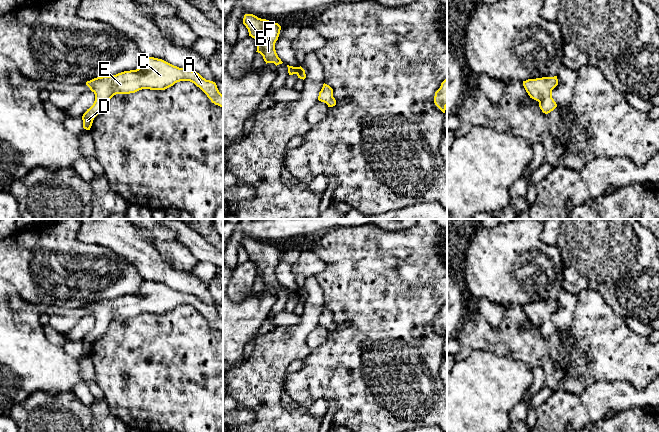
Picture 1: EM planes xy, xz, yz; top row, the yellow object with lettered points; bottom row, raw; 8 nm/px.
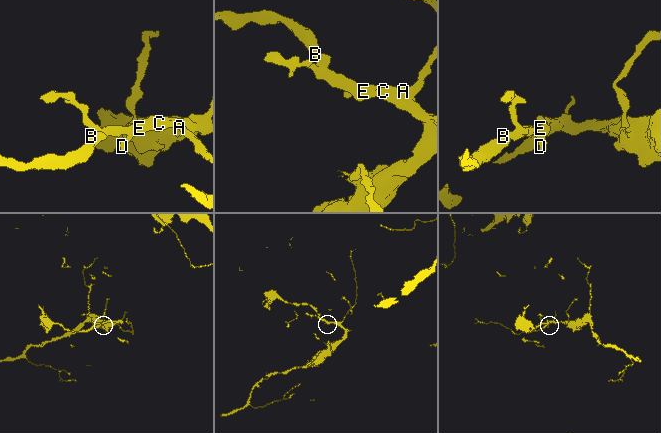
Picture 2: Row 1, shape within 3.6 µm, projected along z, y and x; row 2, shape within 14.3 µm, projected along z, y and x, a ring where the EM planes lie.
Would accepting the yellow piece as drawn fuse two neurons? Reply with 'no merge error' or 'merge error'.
merge error

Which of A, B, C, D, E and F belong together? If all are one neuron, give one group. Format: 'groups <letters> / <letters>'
groups A B C E F / D

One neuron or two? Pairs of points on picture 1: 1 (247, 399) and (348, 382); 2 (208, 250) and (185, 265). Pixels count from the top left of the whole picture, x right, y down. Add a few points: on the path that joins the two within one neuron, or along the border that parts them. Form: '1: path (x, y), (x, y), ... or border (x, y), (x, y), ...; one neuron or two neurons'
1: border (285, 380), (283, 386); two neurons
2: border (179, 242), (199, 261); two neurons

